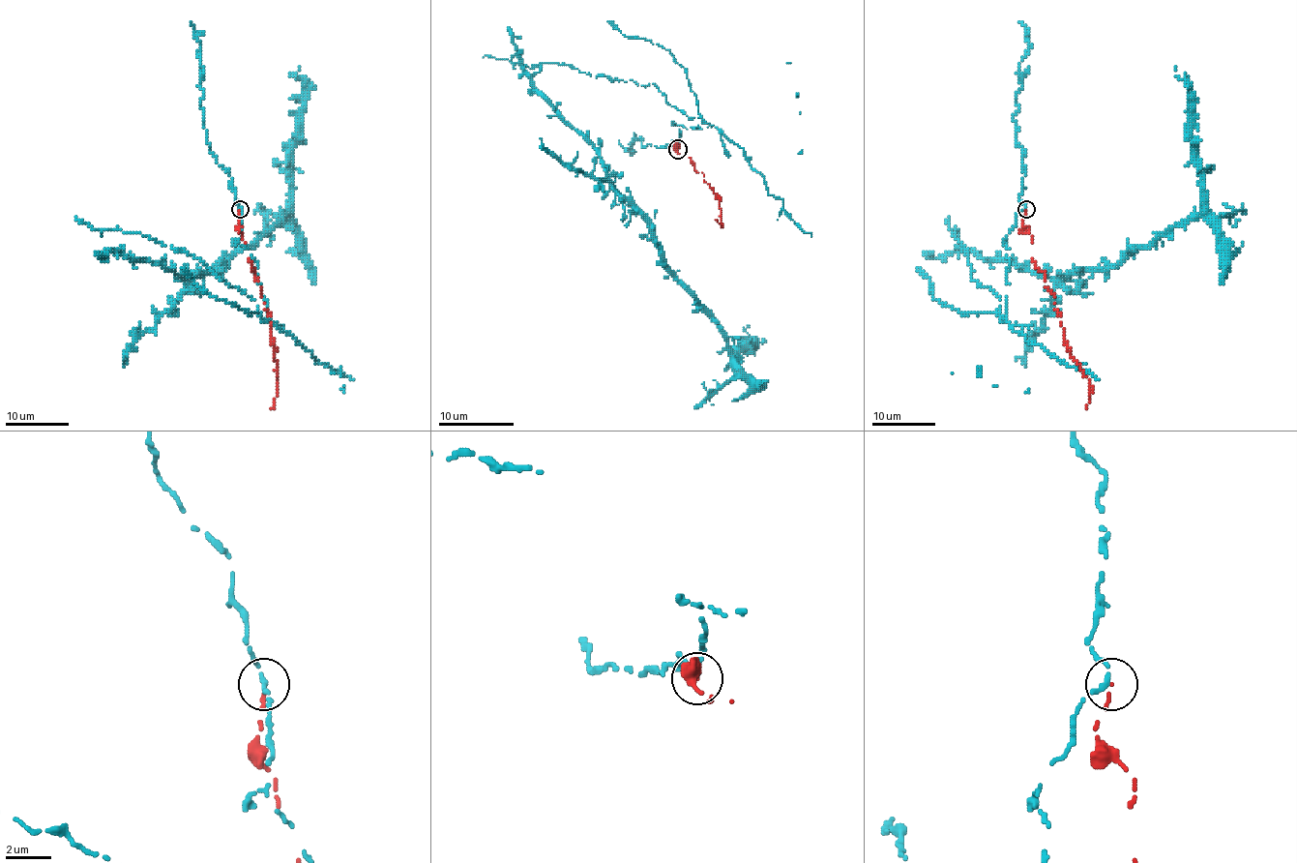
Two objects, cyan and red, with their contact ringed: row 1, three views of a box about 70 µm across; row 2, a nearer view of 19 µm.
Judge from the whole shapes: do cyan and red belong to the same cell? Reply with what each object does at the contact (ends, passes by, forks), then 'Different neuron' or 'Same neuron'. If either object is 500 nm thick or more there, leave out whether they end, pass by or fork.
At the ring cyan passes by. At the ring red ends. Different neuron

